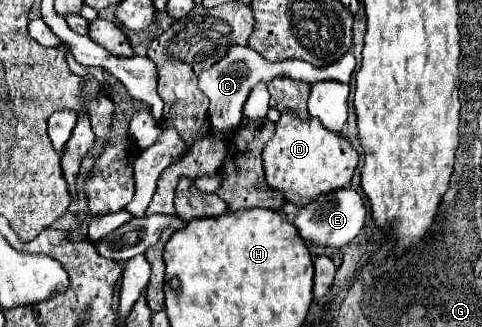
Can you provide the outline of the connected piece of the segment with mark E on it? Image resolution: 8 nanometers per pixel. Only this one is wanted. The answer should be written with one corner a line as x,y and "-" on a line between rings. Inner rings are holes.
344,187
334,193
320,195
316,201
312,201
310,205
306,205
300,211
298,211
298,207
286,203
284,213
294,215
294,225
304,239
312,239
316,245
322,245
322,247
336,247
338,249
338,247
348,245
364,227
366,207
364,207
362,197
352,187

